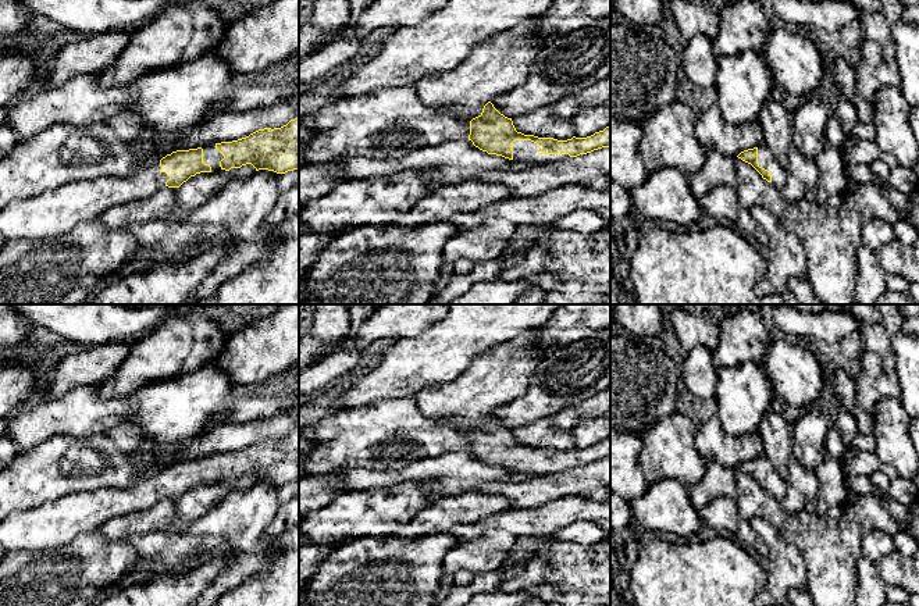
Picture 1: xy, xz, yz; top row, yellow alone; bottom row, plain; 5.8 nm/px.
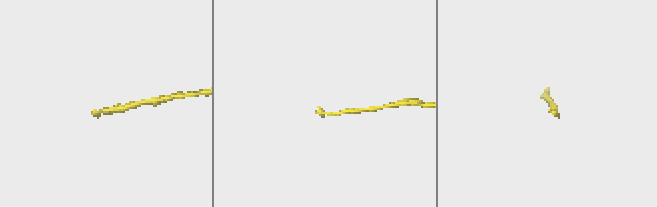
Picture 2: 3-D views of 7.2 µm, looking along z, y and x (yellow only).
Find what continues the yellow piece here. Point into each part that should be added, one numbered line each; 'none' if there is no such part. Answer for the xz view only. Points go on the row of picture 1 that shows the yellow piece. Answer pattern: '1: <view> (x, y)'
1: xz (526, 152)

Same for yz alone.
1: yz (766, 160)

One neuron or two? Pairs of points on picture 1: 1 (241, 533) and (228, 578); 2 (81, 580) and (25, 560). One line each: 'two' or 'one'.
1: one
2: one

